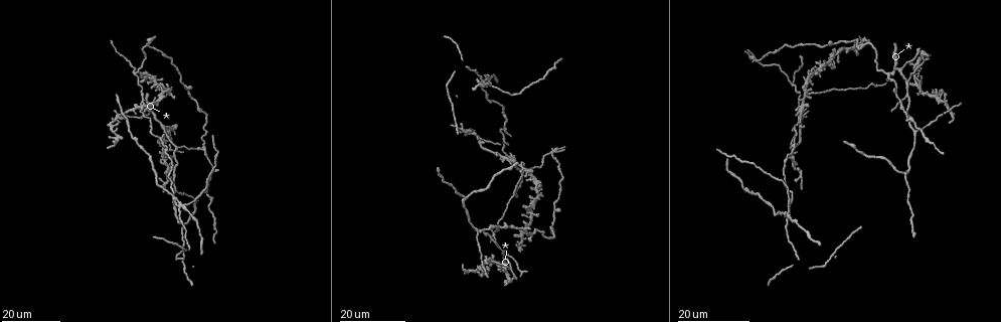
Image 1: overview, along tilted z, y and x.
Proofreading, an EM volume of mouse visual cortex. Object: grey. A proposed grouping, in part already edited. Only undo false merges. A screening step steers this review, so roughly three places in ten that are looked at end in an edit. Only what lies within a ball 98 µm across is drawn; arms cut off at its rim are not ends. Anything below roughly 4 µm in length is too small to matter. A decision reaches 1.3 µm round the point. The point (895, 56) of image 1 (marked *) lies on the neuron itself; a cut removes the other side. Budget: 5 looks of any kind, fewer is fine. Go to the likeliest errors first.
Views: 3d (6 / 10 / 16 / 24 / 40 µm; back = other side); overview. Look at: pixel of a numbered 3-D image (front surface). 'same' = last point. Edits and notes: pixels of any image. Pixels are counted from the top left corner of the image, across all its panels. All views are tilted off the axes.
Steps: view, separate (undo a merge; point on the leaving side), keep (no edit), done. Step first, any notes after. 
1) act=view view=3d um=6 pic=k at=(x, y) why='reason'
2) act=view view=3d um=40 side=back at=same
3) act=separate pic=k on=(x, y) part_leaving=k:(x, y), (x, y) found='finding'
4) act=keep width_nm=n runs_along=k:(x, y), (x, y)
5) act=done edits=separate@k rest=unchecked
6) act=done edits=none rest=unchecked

act=view view=3d um=24 pic=1 at=(119, 114) why='thin arm on a thick one'

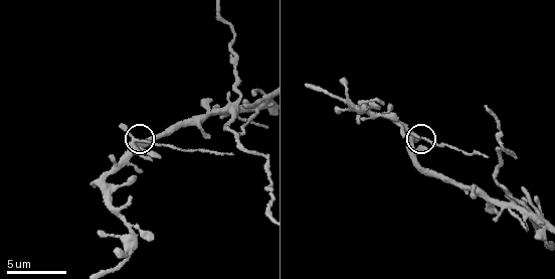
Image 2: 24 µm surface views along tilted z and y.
act=view view=3d um=10 pic=2 at=(133, 144)

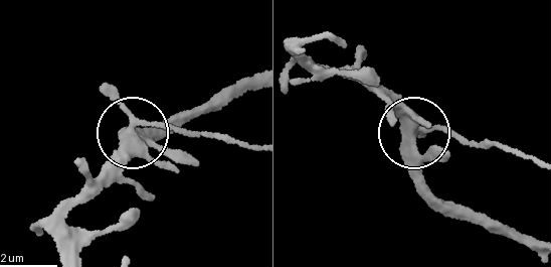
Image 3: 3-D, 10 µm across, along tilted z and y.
act=keep side_arm_um=10 found='one neuron here'

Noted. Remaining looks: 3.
act=view view=3d um=16 pic=1 at=(918, 85) why='thin arm on a thick one'

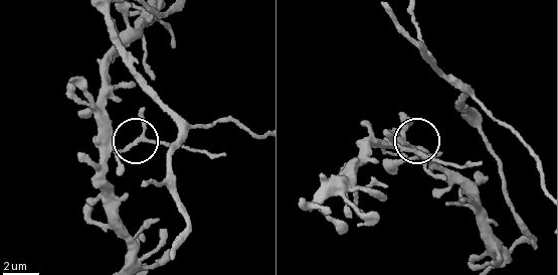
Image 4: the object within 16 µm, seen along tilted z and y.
act=view view=3d um=10 pic=4 at=(402, 147)

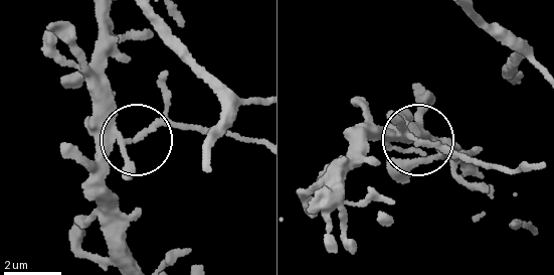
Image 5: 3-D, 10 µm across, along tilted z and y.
act=separate pic=5 on=(157, 126) part_leaving=5:(121, 139), (175, 123), (253, 139) found='a second neuron is stuck on'

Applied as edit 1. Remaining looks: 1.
act=view view=3d um=10 pic=2 at=(228, 103) why='four or more arms meet'

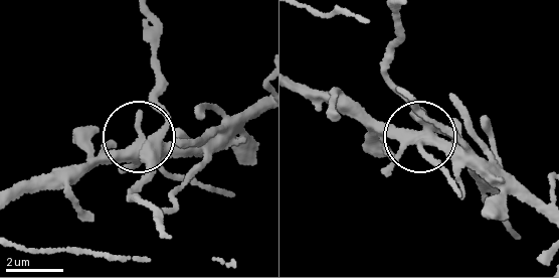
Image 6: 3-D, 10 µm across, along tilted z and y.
act=separate pic=6 on=(141, 178) part_leaving=6:(158, 145), (164, 110), (156, 16) found='a second neuron is stuck on'

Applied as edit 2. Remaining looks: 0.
act=done edits=separate@5,separate@6 rest=unchecked

